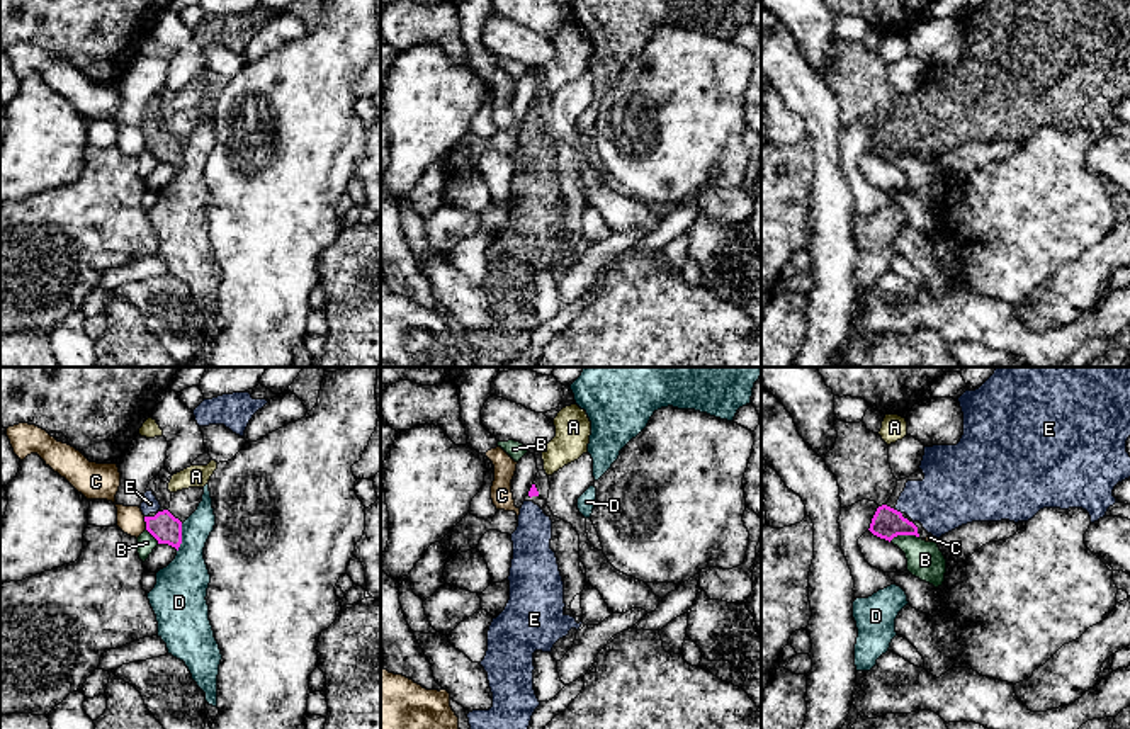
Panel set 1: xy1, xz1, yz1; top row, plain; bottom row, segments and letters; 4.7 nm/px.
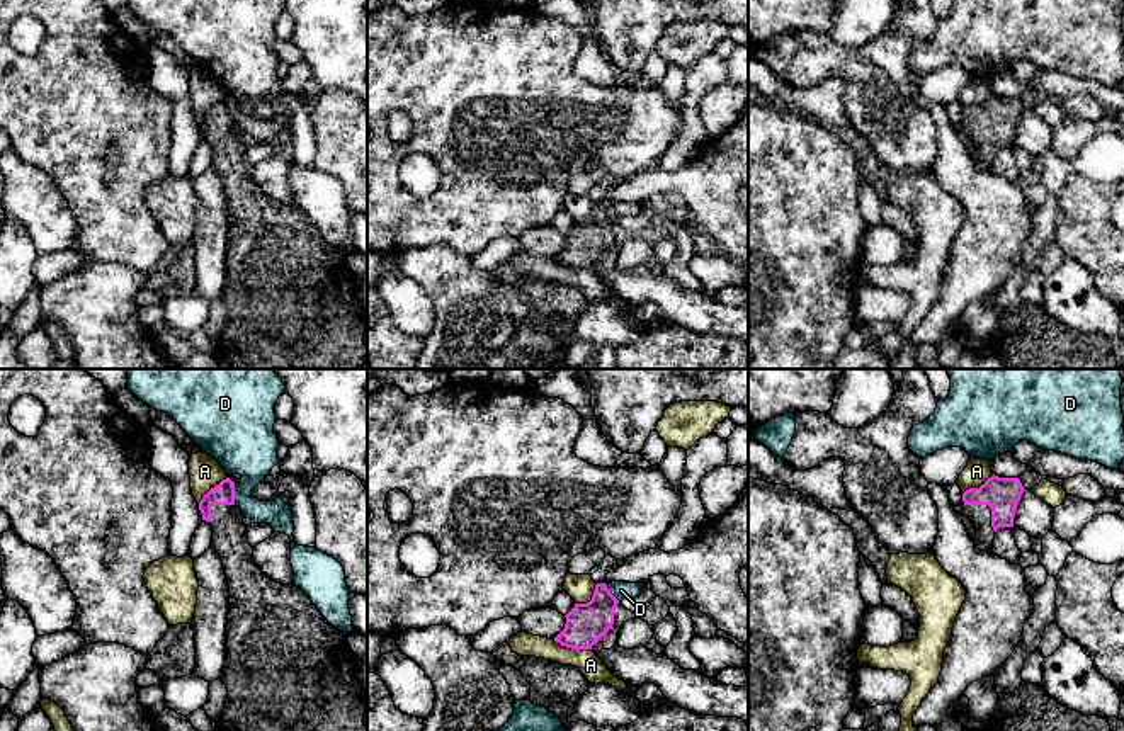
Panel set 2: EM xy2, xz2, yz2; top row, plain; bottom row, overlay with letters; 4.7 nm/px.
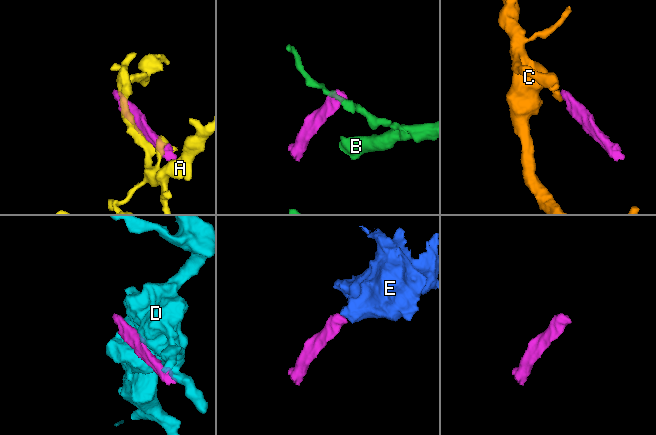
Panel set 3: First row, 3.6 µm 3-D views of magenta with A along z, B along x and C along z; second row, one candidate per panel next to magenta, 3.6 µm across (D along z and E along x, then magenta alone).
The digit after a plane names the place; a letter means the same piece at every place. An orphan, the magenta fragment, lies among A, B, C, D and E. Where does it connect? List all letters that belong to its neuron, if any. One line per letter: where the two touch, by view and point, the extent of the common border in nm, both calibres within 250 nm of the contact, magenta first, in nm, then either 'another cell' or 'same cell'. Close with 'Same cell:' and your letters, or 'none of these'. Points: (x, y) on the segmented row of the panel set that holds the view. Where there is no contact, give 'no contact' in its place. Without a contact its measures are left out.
A: contact xz2 (572, 648); length 180 nm; calibres 190 and 110 nm; another cell
B: contact yz1 (903, 534); length 150 nm; calibres 140 and 170 nm; another cell
C: contact xy1 (146, 524); length 70 nm; calibres 140 and 130 nm; another cell
D: contact xy1 (180, 537); length 140 nm; calibres 140 and 240 nm; another cell
E: contact yz1 (899, 512); length 40 nm; calibres 140 and 300 nm; same cell
Same cell: E

